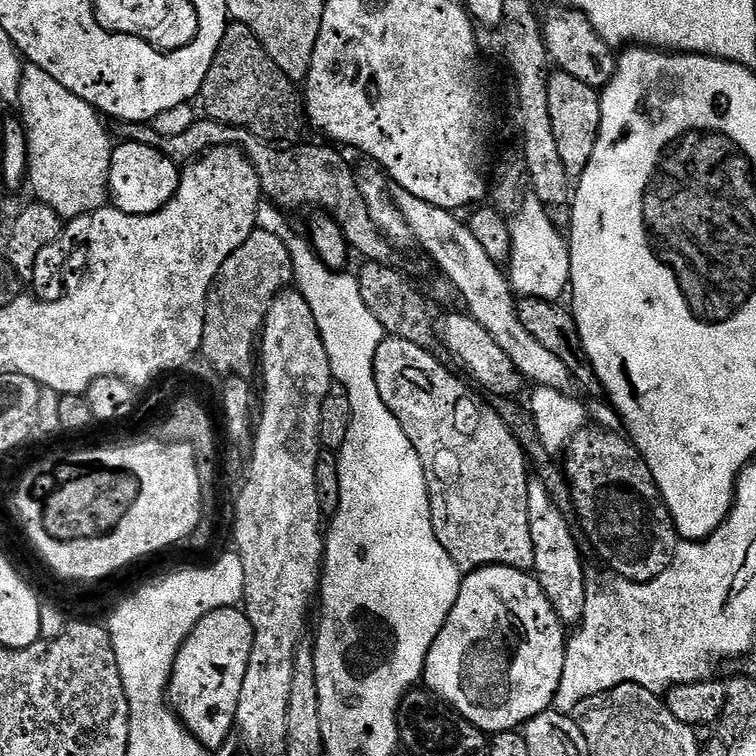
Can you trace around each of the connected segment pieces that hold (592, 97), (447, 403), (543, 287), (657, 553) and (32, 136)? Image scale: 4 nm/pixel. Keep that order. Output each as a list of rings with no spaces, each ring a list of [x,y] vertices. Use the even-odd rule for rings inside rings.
[[[556,70],[550,78],[550,127],[554,130],[554,143],[558,146],[558,155],[562,158],[562,166],[566,166],[569,178],[579,178],[590,166],[590,158],[594,158],[594,146],[598,146],[598,130],[602,126],[601,93],[595,88],[586,86],[586,82],[578,82],[578,78]]]
[[[385,335],[384,340],[378,346],[378,354],[374,356],[374,378],[378,382],[378,394],[382,394],[382,402],[386,402],[390,414],[394,414],[394,418],[398,418],[402,430],[406,430],[406,438],[410,438],[424,467],[434,534],[438,538],[438,542],[442,542],[442,550],[446,550],[446,554],[450,554],[450,558],[461,573],[467,574],[473,572],[475,568],[489,568],[495,564],[528,572],[534,566],[534,538],[530,538],[530,518],[528,517],[530,465],[526,459],[525,450],[516,440],[503,418],[496,412],[495,407],[491,403],[487,404],[482,397],[475,396],[438,357],[431,355],[434,354],[422,345],[414,345],[413,342],[408,342],[405,338]]]
[[[528,194],[521,199],[514,215],[510,220],[512,230],[512,257],[506,266],[507,275],[510,277],[512,291],[517,297],[542,298],[543,300],[561,299],[560,295],[567,293],[572,278],[572,253],[569,241],[561,229],[550,222],[550,214],[542,206],[542,202],[534,195]]]
[[[589,426],[576,433],[567,456],[566,475],[575,500],[575,515],[580,516],[580,524],[593,550],[608,563],[611,571],[633,584],[645,584],[662,575],[676,556],[676,523],[672,521],[666,502],[660,497],[658,486],[652,481],[650,466],[646,466],[636,445],[627,435],[620,433],[619,436],[616,432]]]
[[[25,63],[22,70],[22,82],[18,86],[18,119],[24,126],[24,133],[28,139],[28,178],[27,187],[32,187],[32,192],[37,201],[50,210],[60,215],[61,221],[87,218],[93,212],[105,207],[109,203],[108,175],[110,174],[110,162],[114,140],[108,137],[104,129],[105,121],[101,113],[90,107],[78,94],[70,94],[62,82],[50,78],[46,70],[38,66]]]

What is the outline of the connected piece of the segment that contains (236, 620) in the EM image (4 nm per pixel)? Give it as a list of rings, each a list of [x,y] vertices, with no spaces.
[[[233,606],[219,608],[201,618],[198,626],[194,626],[194,630],[184,639],[184,645],[178,650],[172,676],[168,679],[167,699],[190,735],[204,748],[223,748],[229,743],[228,735],[233,735],[238,698],[242,698],[242,678],[246,678],[246,666],[250,666],[253,646],[254,630],[248,621],[247,611]]]

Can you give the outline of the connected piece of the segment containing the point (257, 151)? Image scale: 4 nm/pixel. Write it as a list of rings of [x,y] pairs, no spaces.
[[[197,118],[194,126],[189,126],[184,133],[177,134],[174,138],[162,138],[162,134],[155,132],[148,124],[121,123],[119,128],[119,139],[121,141],[133,140],[142,146],[150,146],[154,150],[166,154],[166,158],[170,158],[178,166],[187,166],[193,160],[199,160],[211,148],[241,148],[258,174],[260,190],[265,201],[275,204],[281,210],[289,210],[288,208],[321,208],[324,211],[321,213],[327,214],[340,227],[342,234],[348,240],[349,249],[355,255],[357,252],[358,255],[364,256],[362,258],[365,261],[384,262],[388,260],[386,259],[387,256],[394,252],[393,245],[380,233],[374,218],[370,216],[370,210],[366,206],[366,198],[362,198],[357,169],[354,170],[348,165],[348,160],[339,152],[339,150],[341,151],[339,147],[329,146],[327,143],[324,143],[324,145],[307,144],[307,142],[301,142],[295,146],[277,146],[259,140],[253,132],[247,132],[245,128],[230,126],[207,118]]]

